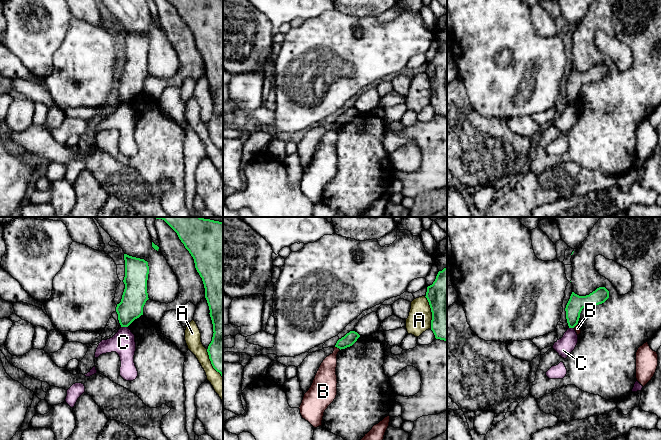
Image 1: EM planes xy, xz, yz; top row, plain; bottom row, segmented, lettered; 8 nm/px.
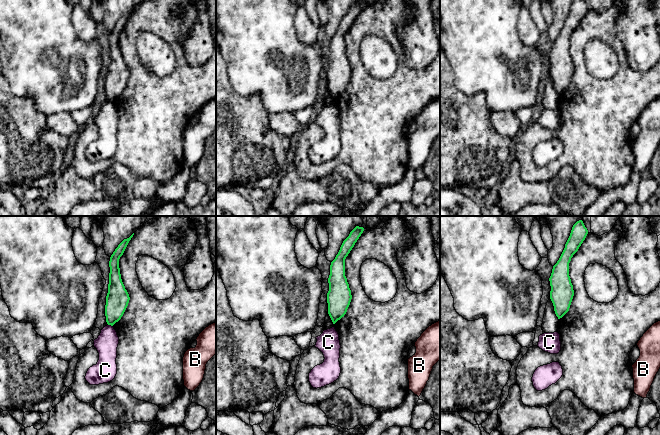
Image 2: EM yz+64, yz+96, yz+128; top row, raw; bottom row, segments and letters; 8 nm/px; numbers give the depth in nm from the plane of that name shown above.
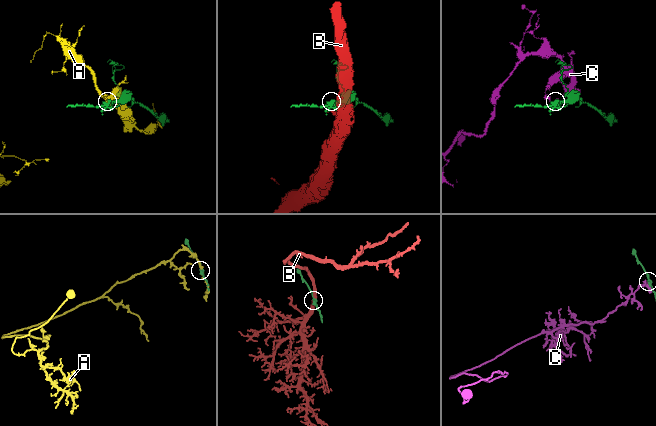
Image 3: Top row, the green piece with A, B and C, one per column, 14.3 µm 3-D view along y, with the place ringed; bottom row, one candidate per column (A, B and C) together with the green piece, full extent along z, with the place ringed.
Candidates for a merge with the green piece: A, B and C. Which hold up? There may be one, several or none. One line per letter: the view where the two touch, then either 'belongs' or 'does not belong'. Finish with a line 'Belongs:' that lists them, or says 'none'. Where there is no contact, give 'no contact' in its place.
A: xz | does not belong
B: xz | does not belong
C: xy | does not belong
Belongs: none

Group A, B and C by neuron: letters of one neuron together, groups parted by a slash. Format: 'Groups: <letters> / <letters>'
Groups: A / B / C

